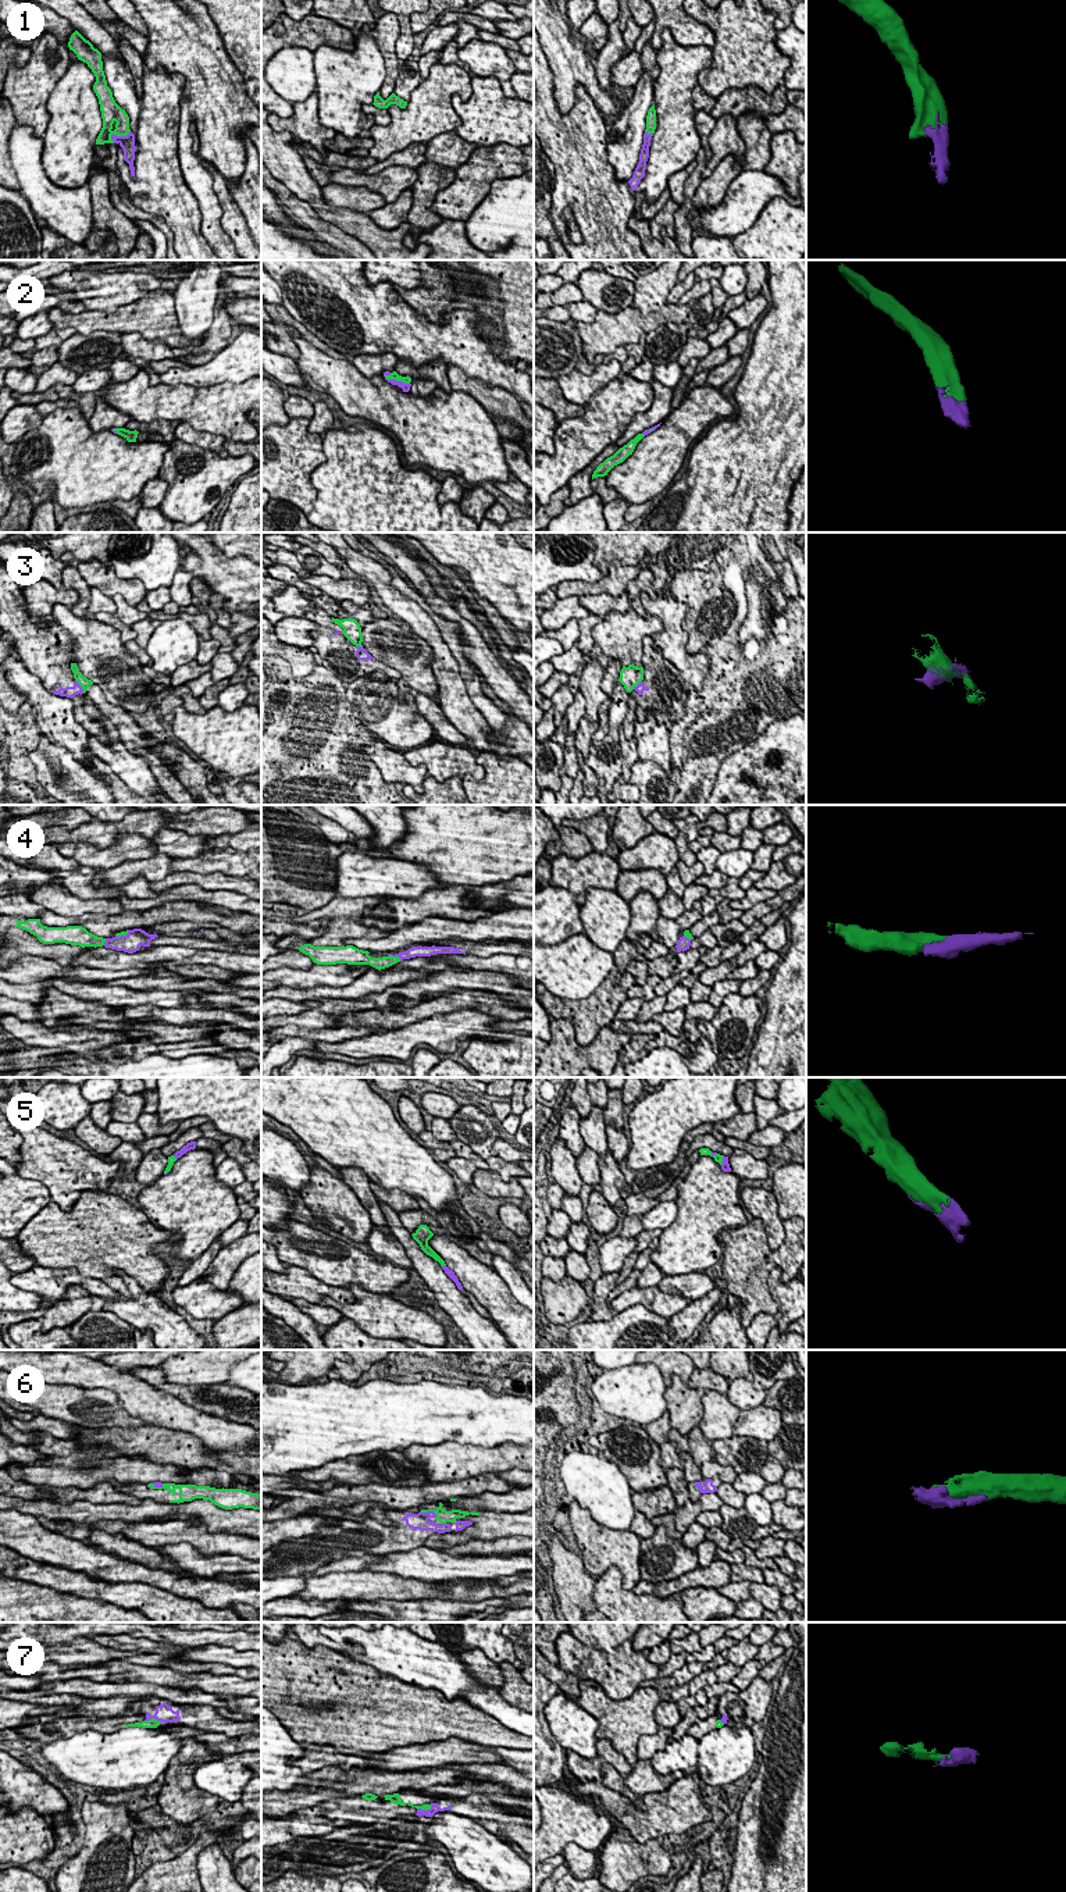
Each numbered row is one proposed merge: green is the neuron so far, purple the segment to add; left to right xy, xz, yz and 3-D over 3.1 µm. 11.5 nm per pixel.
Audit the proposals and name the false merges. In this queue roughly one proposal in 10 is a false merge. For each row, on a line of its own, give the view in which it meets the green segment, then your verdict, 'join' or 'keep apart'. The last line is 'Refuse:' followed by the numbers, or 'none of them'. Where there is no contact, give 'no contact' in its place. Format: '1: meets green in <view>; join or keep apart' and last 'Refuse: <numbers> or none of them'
1: meets green in xy; join
2: meets green in xz; join
3: meets green in xy; keep apart
4: meets green in xz; join
5: meets green in xz; join
6: meets green in xz; join
7: meets green in xy; keep apart
Refuse: 3, 7

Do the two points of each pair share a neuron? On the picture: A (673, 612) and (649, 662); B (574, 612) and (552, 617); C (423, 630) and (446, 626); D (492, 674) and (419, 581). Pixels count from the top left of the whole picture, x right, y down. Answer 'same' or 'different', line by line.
A: different
B: same
C: different
D: same

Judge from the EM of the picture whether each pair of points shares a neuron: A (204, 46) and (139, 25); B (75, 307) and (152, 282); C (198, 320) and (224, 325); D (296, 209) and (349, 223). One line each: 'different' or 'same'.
A: different
B: different
C: different
D: different

